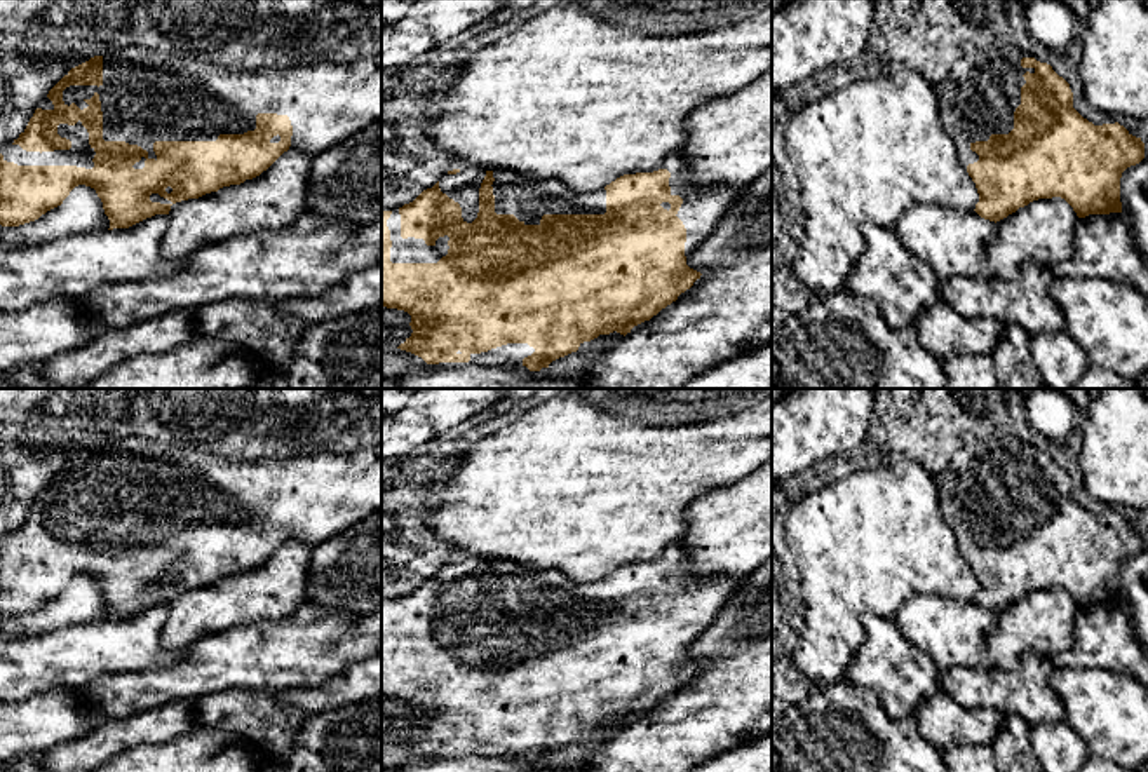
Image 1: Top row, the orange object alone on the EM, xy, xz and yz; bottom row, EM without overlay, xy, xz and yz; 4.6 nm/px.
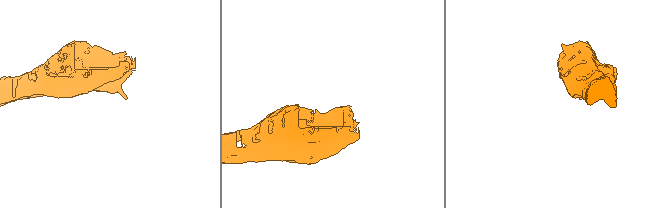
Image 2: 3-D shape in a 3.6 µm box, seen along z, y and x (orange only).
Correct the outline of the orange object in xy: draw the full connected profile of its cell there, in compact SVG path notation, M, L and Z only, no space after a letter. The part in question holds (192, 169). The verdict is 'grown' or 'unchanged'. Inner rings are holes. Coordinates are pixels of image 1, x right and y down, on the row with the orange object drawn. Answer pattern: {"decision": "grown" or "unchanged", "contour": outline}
{"decision": "grown", "contour": "M138 45L124 52L108 52L94 56L89 61L71 68L51 91L42 98L38 108L30 119L26 129L0 150L0 225L19 227L38 220L47 211L63 204L70 192L85 185L96 190L103 202L110 228L129 228L155 214L169 214L171 206L188 199L199 199L206 193L218 192L223 186L240 185L267 171L284 152L296 150L317 155L326 148L338 145L366 125L382 120L382 52L359 58L354 63L310 61L307 66L287 70L232 70L197 59L185 59L178 52Z"}

